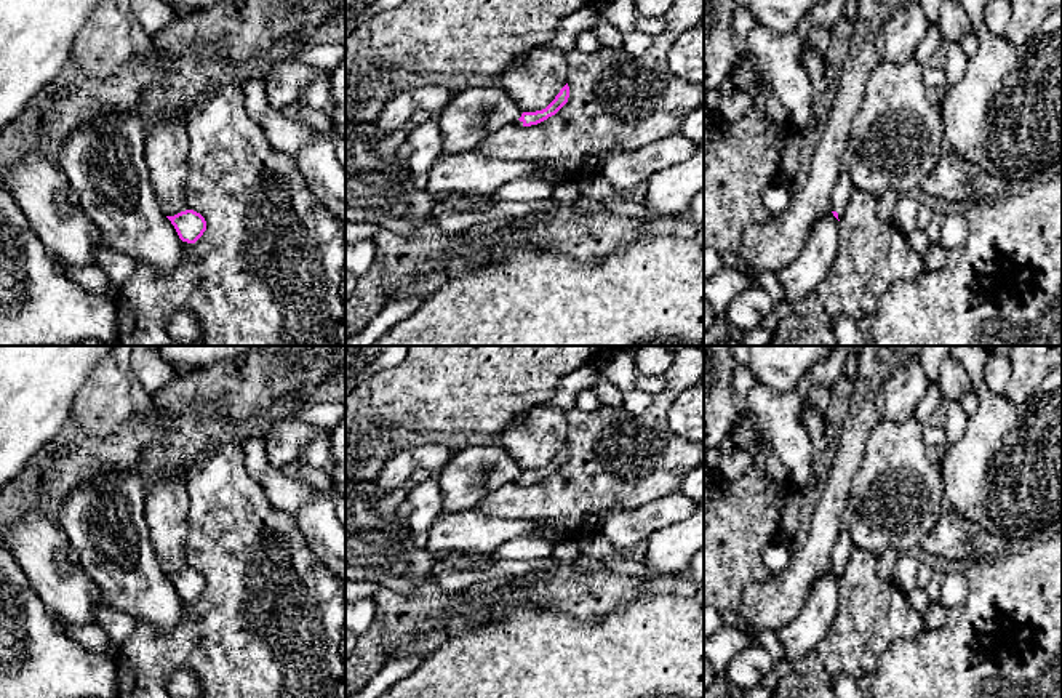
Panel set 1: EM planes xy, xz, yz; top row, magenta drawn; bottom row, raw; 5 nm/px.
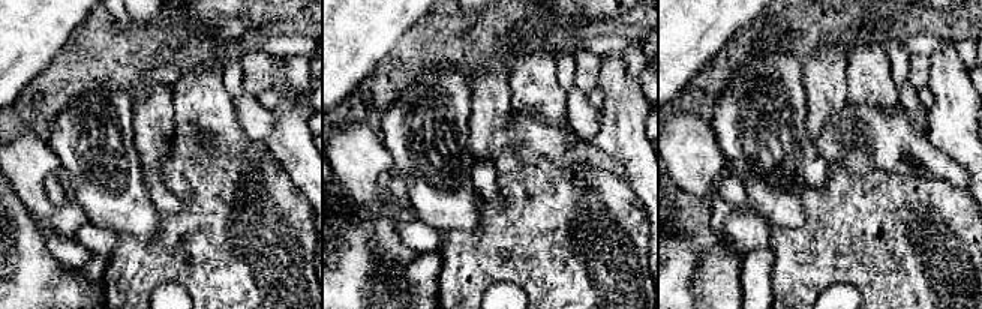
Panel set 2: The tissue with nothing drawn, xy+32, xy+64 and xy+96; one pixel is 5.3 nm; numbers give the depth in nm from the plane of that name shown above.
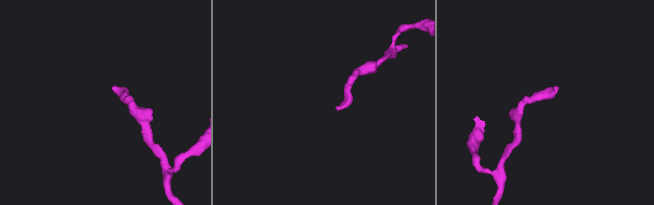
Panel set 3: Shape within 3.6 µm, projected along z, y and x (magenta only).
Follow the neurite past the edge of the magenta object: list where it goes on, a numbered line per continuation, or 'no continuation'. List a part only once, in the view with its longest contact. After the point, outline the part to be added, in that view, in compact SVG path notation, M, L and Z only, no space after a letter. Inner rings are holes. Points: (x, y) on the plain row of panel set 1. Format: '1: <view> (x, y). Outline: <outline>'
1: yz (843, 546). Outline: M843 530L832 549L832 560L830 560L830 568L838 572L838 578L843 575L848 559L854 548L856 546L849 533Z

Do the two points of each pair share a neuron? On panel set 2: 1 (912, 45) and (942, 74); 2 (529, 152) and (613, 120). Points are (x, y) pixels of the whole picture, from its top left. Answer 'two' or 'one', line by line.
1: two
2: two

